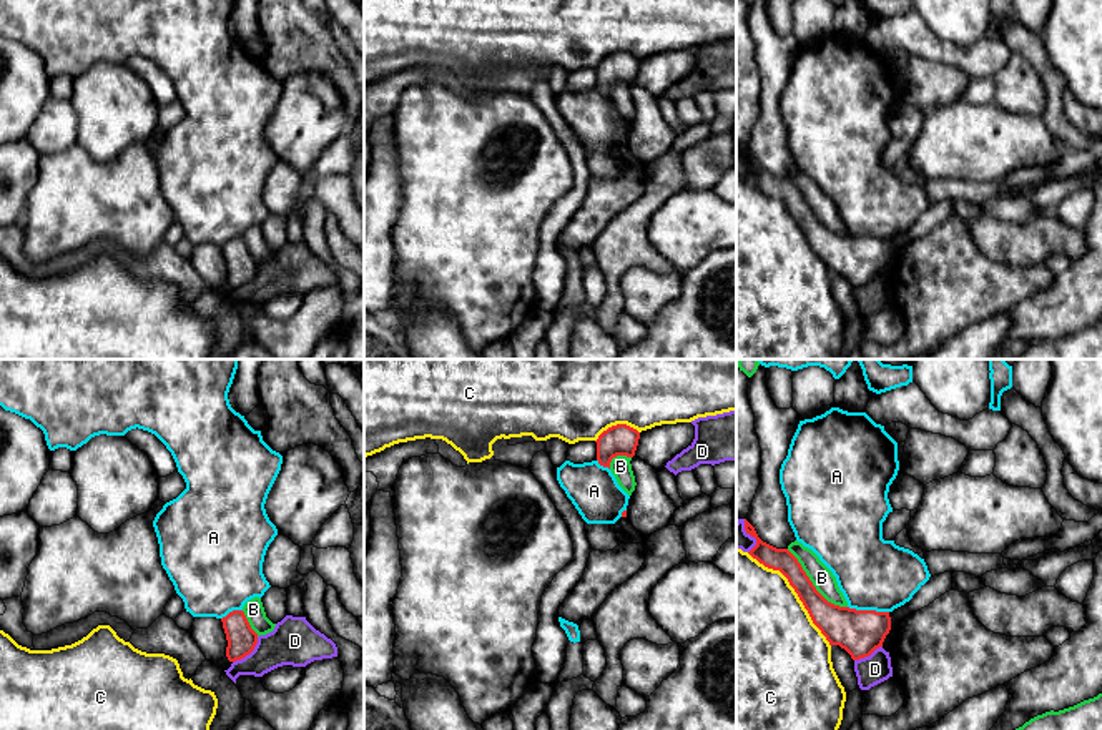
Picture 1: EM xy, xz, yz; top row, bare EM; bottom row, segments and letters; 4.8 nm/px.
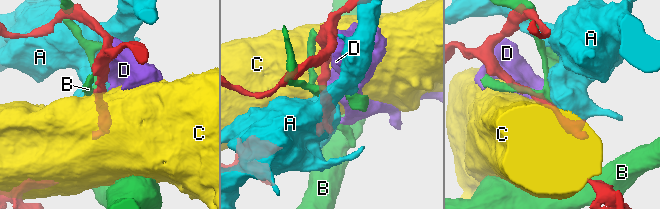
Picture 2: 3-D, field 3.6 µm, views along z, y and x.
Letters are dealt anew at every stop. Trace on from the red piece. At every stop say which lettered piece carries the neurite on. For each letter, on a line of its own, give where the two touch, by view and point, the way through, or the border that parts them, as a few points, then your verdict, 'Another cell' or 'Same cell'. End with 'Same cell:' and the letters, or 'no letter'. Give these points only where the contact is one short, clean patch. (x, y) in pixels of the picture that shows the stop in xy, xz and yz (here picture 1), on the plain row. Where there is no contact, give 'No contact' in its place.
A: Touches red at yz (868, 238). Boundary: yz (848, 233), (888, 240). Another cell
B: Touches red at yz (811, 212). Another cell
C: Touches red at yz (795, 218). Another cell
D: Touches red at xy (248, 281). Another cell
Same cell: no letter

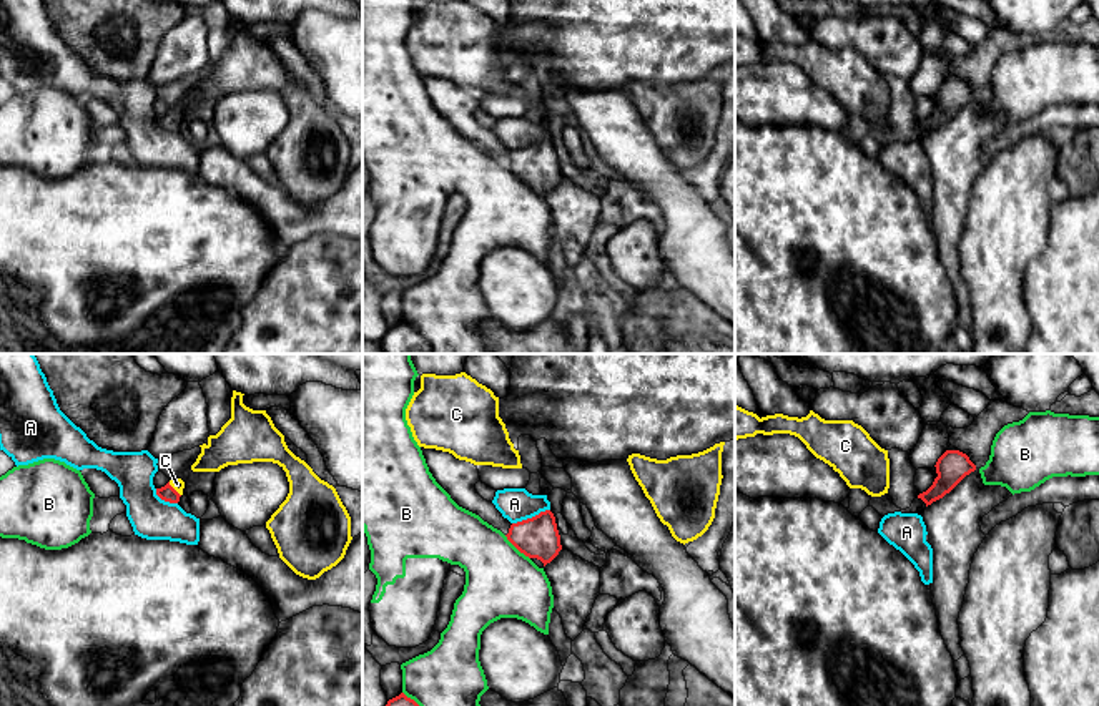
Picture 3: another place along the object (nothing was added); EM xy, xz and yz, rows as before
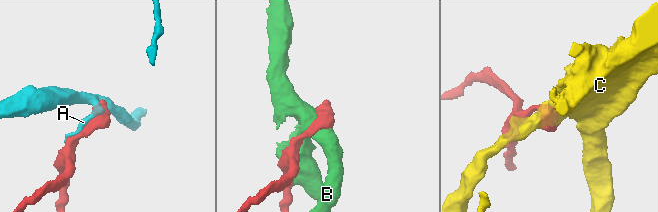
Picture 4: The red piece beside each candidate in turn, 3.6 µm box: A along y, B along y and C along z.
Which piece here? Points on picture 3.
A: Touches red at xz (532, 145). Another cell
B: Touches red at xz (517, 176). Another cell
C: Touches red at xy (173, 117). Path across: xy (168, 122), (173, 117), (177, 112). Same cell
Same cell: C

